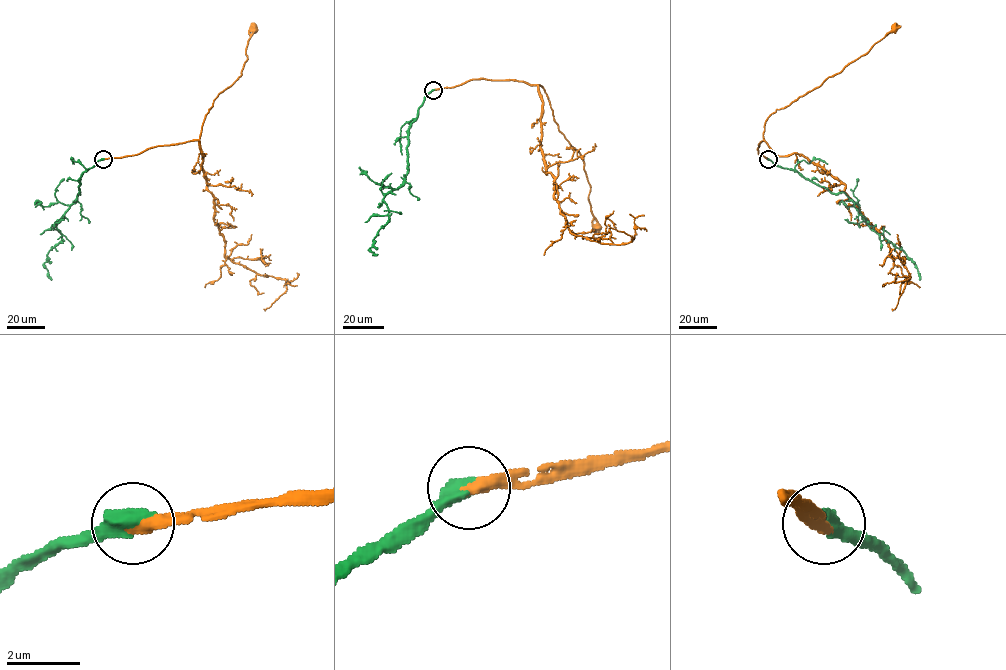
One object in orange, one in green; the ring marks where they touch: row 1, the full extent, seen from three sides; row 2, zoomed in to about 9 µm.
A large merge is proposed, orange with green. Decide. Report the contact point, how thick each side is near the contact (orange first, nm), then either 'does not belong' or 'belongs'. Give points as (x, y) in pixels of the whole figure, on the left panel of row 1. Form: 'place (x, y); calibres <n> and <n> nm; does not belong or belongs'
place (103, 159); calibres 360 and 550 nm; belongs

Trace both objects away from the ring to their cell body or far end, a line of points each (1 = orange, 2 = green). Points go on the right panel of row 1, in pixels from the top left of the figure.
1: (768, 159), (758, 154), (758, 148), (770, 115), (839, 73), (894, 27)
2: (768, 159), (833, 193), (844, 192), (859, 206), (868, 226), (914, 263), (919, 280)

